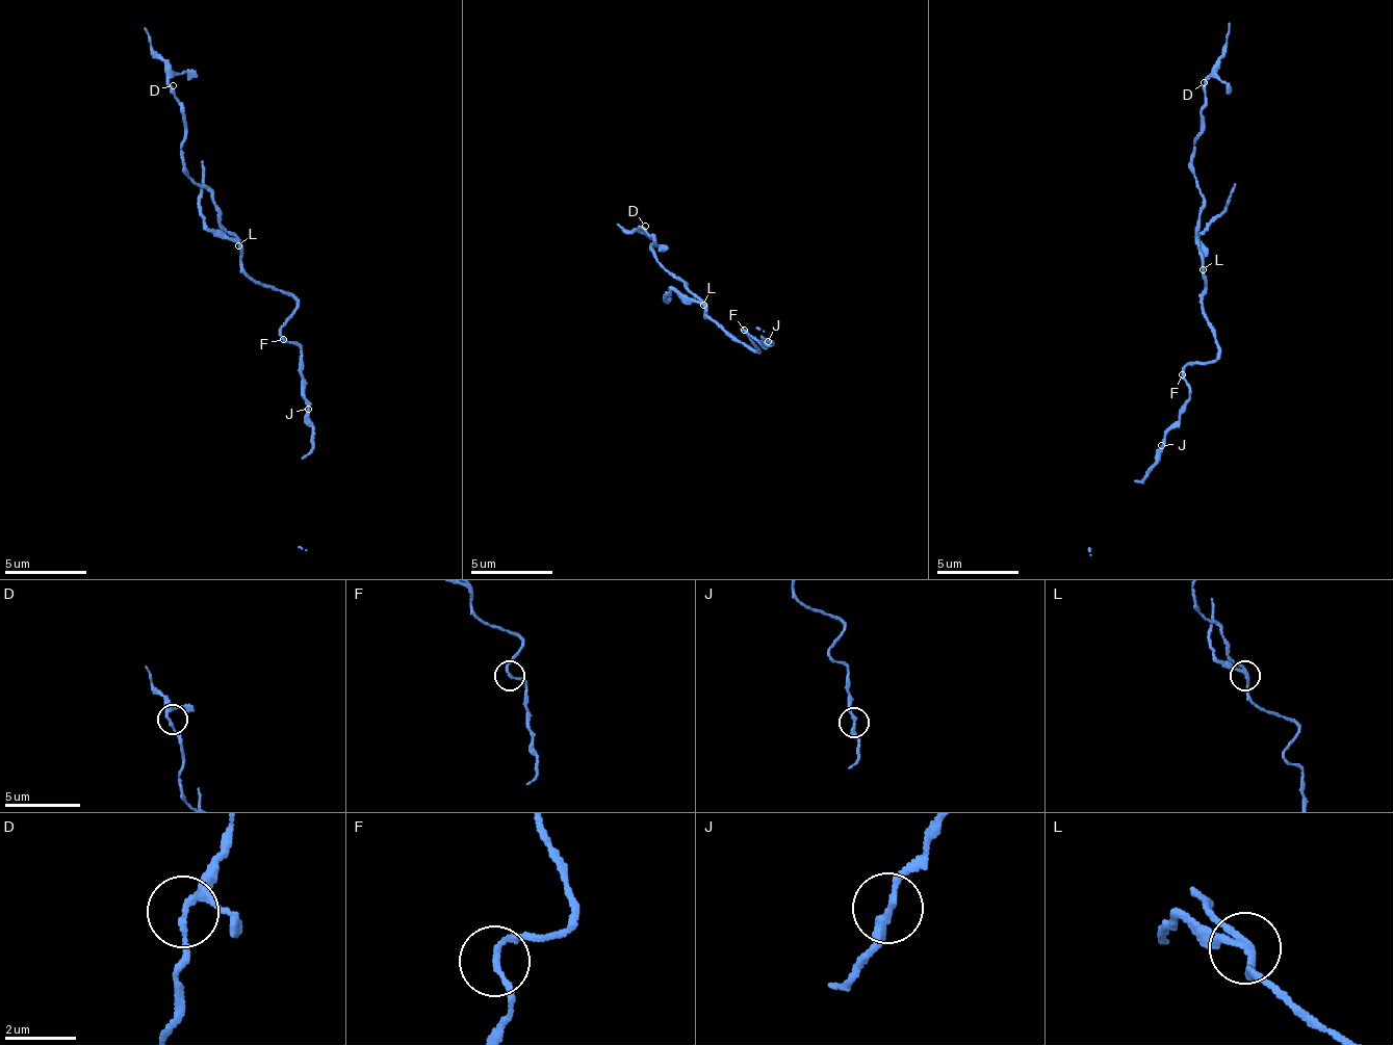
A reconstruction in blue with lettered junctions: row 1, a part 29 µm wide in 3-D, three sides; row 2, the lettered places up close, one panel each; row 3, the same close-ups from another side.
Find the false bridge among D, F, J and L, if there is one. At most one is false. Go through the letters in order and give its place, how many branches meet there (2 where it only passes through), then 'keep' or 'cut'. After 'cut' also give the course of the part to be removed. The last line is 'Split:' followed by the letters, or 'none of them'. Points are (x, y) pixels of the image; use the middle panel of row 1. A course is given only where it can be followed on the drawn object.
D: (645, 226) | 3 | keep
F: (744, 330) | 2 | keep
J: (768, 341) | 2 | keep
L: (703, 305) | 3 | cut | (703, 304), (668, 294), (666, 298)
Split: L

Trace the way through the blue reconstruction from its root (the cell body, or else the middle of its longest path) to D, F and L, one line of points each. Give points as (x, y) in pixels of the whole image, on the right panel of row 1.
D: (1205, 317), (1201, 306), (1206, 267), (1197, 246), (1203, 196), (1191, 165), (1200, 136), (1204, 82)
F: (1205, 317), (1216, 335), (1215, 354), (1204, 363), (1187, 366), (1183, 375)
L: (1205, 317), (1201, 306), (1206, 275), (1202, 270)

